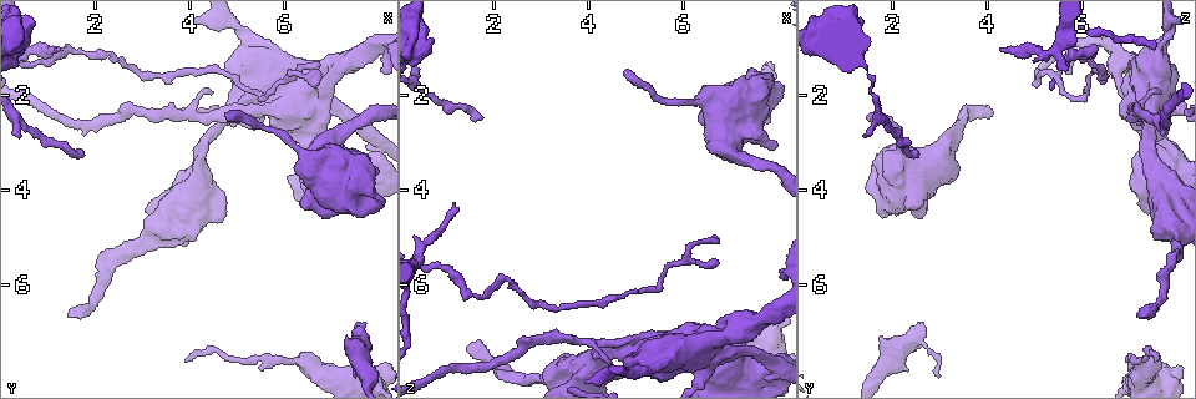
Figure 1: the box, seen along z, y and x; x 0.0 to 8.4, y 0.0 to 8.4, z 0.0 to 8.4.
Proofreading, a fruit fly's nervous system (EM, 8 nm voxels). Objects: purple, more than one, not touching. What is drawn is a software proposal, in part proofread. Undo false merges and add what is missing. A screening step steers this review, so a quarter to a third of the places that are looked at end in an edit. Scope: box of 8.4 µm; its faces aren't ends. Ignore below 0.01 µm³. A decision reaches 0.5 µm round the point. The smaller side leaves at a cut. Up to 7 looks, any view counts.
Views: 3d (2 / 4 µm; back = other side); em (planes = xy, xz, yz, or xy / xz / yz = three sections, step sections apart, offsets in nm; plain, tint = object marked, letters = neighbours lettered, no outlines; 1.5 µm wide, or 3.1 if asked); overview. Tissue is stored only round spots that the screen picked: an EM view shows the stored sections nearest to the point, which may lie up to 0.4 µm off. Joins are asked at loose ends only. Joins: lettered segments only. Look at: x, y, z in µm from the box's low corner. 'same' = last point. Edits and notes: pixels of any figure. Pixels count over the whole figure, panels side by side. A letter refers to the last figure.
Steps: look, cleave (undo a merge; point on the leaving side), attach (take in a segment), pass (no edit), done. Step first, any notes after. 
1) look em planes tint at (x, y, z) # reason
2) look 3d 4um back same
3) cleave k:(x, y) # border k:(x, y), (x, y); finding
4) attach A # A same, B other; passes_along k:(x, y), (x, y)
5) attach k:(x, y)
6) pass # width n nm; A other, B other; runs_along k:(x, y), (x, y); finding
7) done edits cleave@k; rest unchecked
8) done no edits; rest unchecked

look 3d 4um back at (1.75, 3.30, 2.40) # an open end

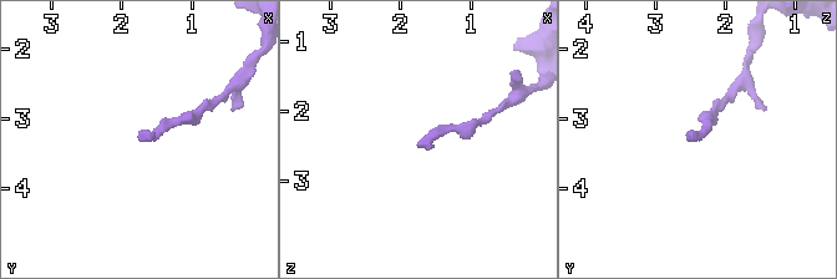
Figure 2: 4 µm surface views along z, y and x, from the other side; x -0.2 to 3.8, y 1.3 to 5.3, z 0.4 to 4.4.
look em planes plain at (1.75, 3.30, 2.40)

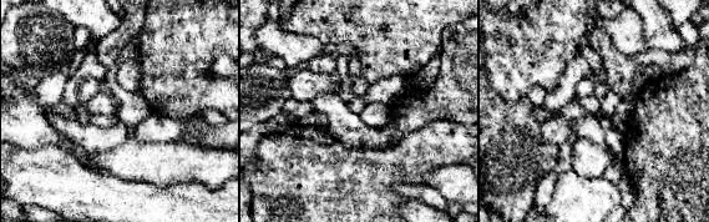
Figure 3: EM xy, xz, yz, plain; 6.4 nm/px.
look em planes letters same # see the neighbours

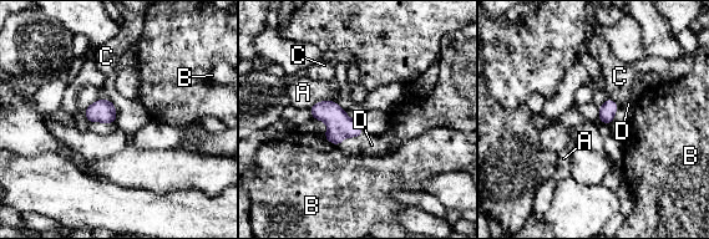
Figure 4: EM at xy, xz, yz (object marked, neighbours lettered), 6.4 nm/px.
attach D # A other, B other, C other, D same; passes_along 4:(340, 126), (359, 136), (371, 145); it goes on there

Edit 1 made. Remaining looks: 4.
look em planes letters at (1.20, 1.05, 4.25) # free end

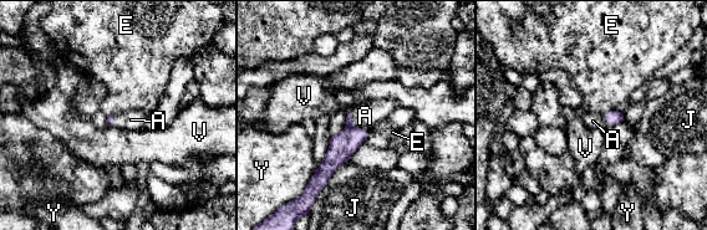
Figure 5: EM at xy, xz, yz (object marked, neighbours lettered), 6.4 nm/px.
attach A # A same, E other, J other, V other, Y other; passes_along 5:(342, 146), (351, 126), (365, 116); the neuron continues

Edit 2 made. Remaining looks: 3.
done edits attach@4, attach@5; rest unchecked

